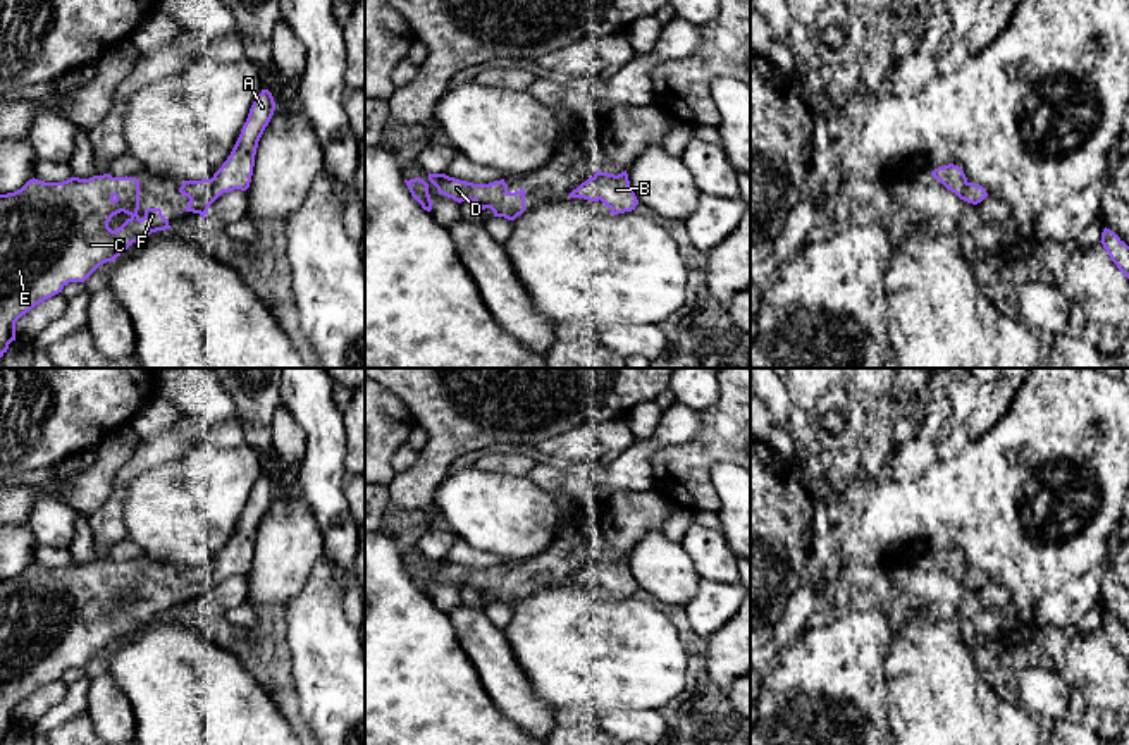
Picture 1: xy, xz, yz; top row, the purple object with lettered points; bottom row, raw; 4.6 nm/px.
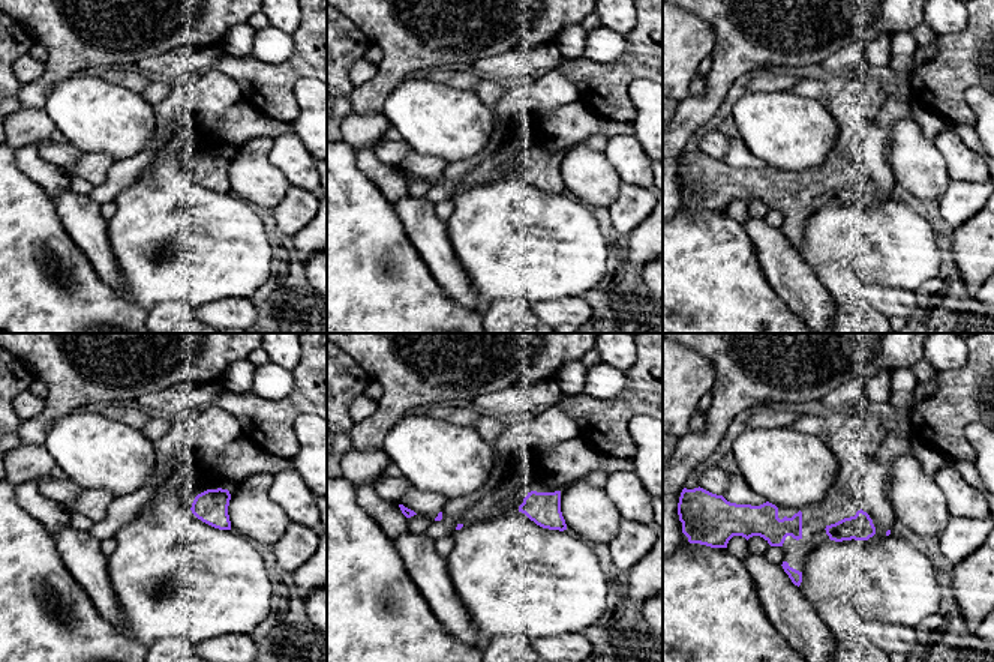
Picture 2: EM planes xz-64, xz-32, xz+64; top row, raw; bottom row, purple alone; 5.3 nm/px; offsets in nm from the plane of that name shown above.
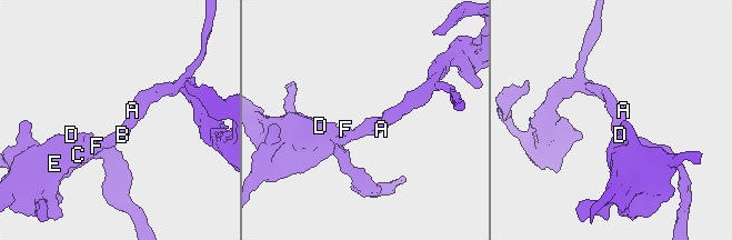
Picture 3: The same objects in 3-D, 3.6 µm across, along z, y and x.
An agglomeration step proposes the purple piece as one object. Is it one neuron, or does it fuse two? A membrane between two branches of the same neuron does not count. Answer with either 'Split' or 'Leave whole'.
Leave whole

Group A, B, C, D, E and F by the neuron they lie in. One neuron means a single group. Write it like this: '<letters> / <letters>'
A B C D E F

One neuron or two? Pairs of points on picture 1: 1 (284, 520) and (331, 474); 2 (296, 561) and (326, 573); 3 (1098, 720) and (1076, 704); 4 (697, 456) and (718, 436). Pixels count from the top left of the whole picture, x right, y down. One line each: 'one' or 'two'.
1: two
2: two
3: one
4: one

